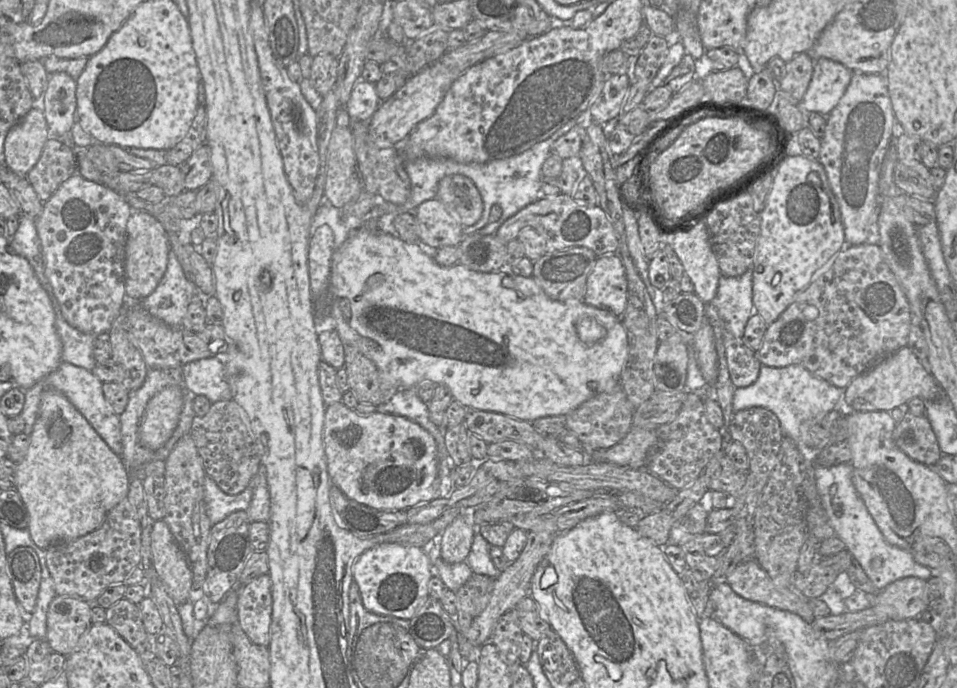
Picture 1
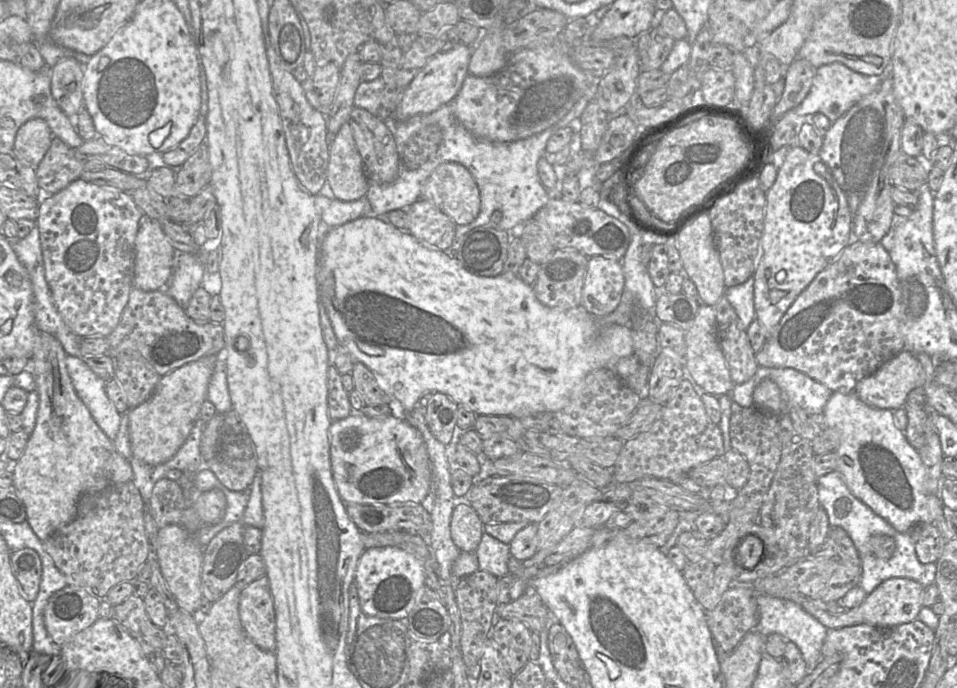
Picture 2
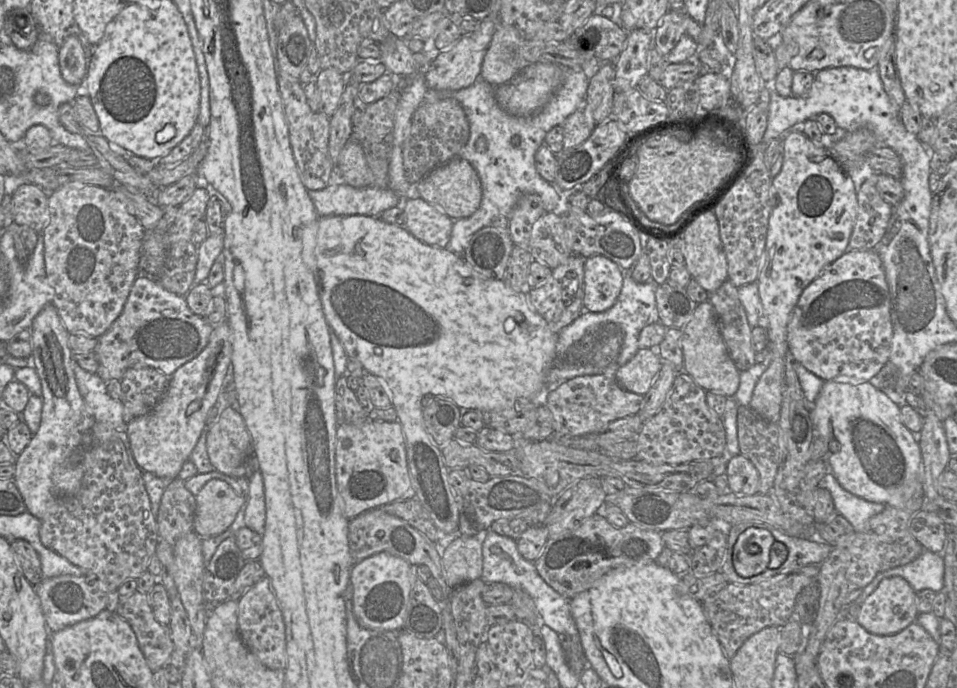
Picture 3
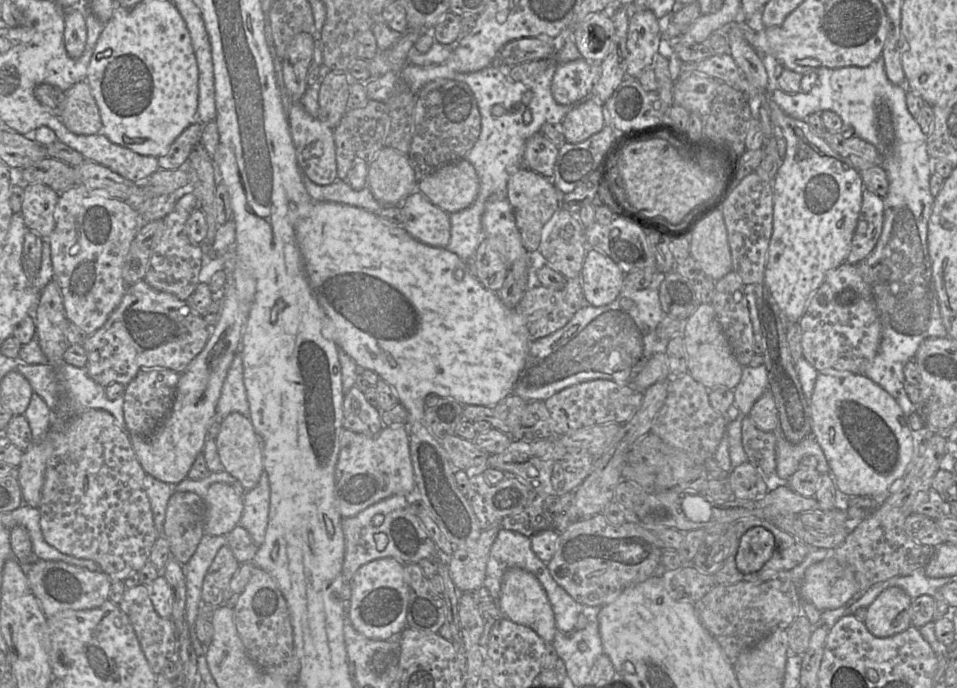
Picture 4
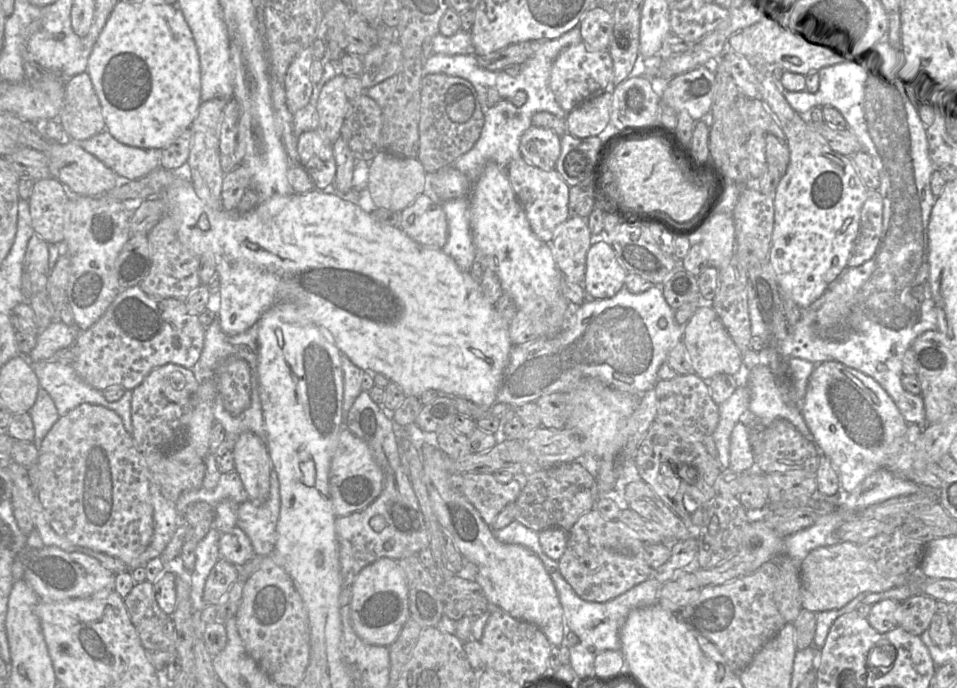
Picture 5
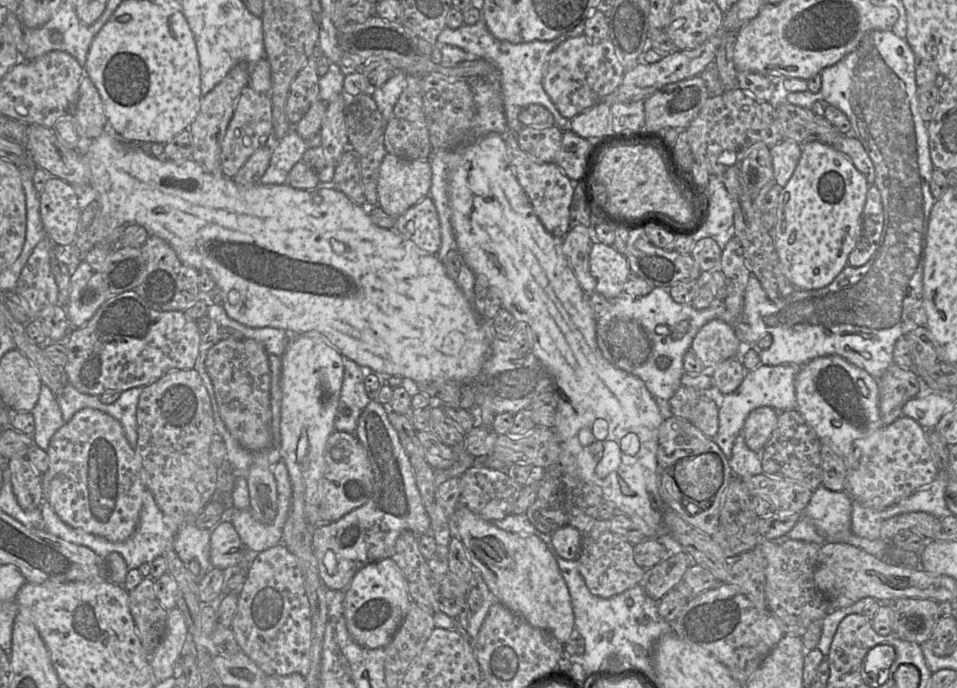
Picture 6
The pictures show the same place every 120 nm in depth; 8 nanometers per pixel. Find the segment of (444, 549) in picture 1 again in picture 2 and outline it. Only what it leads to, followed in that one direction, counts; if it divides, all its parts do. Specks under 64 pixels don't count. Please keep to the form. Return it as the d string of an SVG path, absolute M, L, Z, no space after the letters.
M470 504L455 505L450 532L454 544L461 552L475 552L484 533L483 527L478 513Z

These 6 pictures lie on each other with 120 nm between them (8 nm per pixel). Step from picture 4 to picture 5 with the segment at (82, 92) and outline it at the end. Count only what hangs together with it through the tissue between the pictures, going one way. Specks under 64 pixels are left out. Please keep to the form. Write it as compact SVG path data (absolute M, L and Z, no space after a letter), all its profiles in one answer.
M88 73L66 80L64 102L57 121L71 141L87 140L105 130L101 105Z

